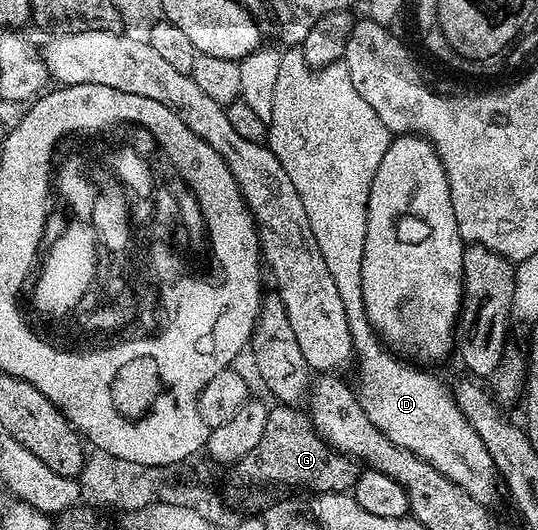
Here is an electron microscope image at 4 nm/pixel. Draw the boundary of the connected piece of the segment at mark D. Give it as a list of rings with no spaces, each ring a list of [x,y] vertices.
[[[288,49],[282,54],[278,81],[275,82],[273,117],[267,124],[266,145],[289,174],[294,189],[300,191],[302,205],[306,205],[306,217],[310,217],[310,229],[314,229],[318,249],[322,249],[322,257],[326,257],[326,269],[330,269],[330,277],[334,277],[334,286],[338,289],[342,310],[346,313],[346,325],[350,325],[354,359],[357,364],[360,362],[358,394],[360,402],[364,404],[364,412],[370,421],[374,421],[374,425],[378,425],[378,429],[382,429],[382,433],[386,433],[386,437],[390,437],[390,441],[394,441],[394,445],[410,449],[410,453],[434,465],[442,477],[450,477],[454,485],[466,489],[466,493],[470,493],[470,497],[479,503],[492,505],[496,499],[498,472],[492,455],[486,445],[482,445],[482,437],[478,437],[456,404],[455,394],[449,388],[447,391],[434,376],[407,367],[412,365],[401,361],[381,342],[366,317],[366,307],[362,301],[362,253],[366,249],[370,185],[373,184],[378,165],[382,165],[382,157],[386,157],[390,142],[386,125],[378,121],[378,113],[374,112],[373,106],[354,88],[347,63],[332,63],[316,70],[306,65],[303,50],[300,49]]]

